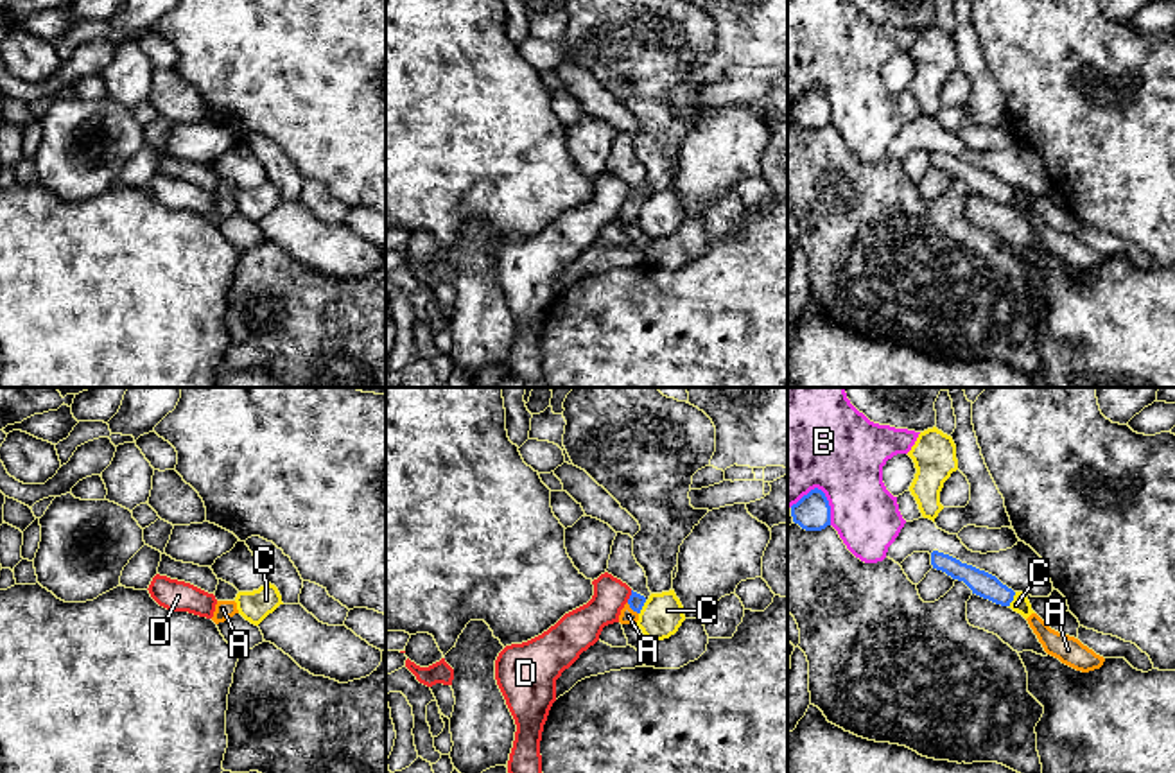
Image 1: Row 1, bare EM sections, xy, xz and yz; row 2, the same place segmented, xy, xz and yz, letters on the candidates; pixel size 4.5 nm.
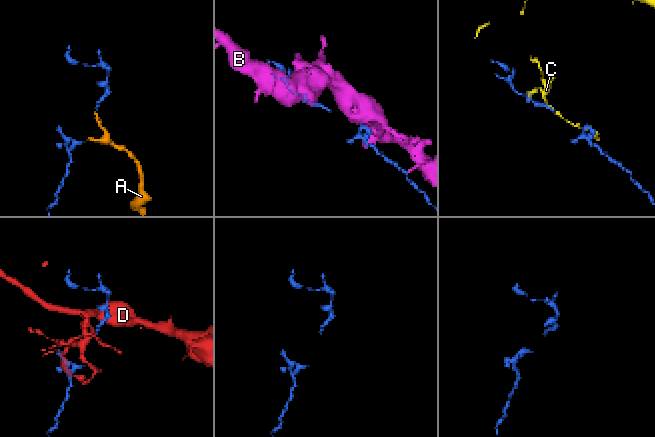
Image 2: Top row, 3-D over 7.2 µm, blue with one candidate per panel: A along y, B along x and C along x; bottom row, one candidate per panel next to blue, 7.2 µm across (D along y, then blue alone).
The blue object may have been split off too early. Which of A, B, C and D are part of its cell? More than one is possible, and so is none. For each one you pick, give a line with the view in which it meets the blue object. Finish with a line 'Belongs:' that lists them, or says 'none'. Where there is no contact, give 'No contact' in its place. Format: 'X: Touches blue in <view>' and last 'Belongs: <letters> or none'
A: Touches blue in xz
Belongs: A

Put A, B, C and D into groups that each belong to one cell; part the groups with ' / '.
A / B / C / D

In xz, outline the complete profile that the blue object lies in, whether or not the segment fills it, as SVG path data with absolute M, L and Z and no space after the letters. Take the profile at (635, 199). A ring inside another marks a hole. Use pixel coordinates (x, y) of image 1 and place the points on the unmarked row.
M631 188L628 201L621 208L619 221L621 222L637 222L639 212L642 208L644 201L646 201L646 195Z

